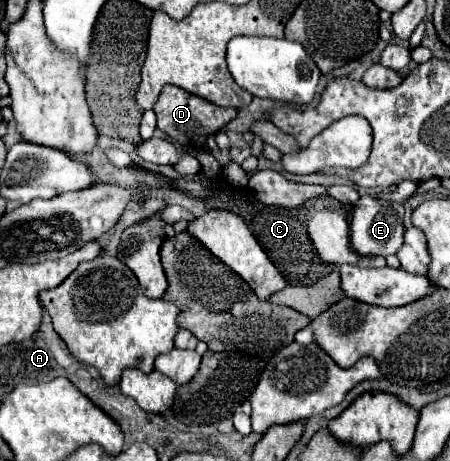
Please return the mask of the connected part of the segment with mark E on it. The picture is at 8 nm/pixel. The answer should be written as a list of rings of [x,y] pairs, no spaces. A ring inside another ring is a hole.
[[[362,196],[356,202],[356,210],[350,224],[350,240],[352,248],[362,256],[388,256],[396,254],[404,244],[404,206],[400,202],[384,202],[374,196]]]

